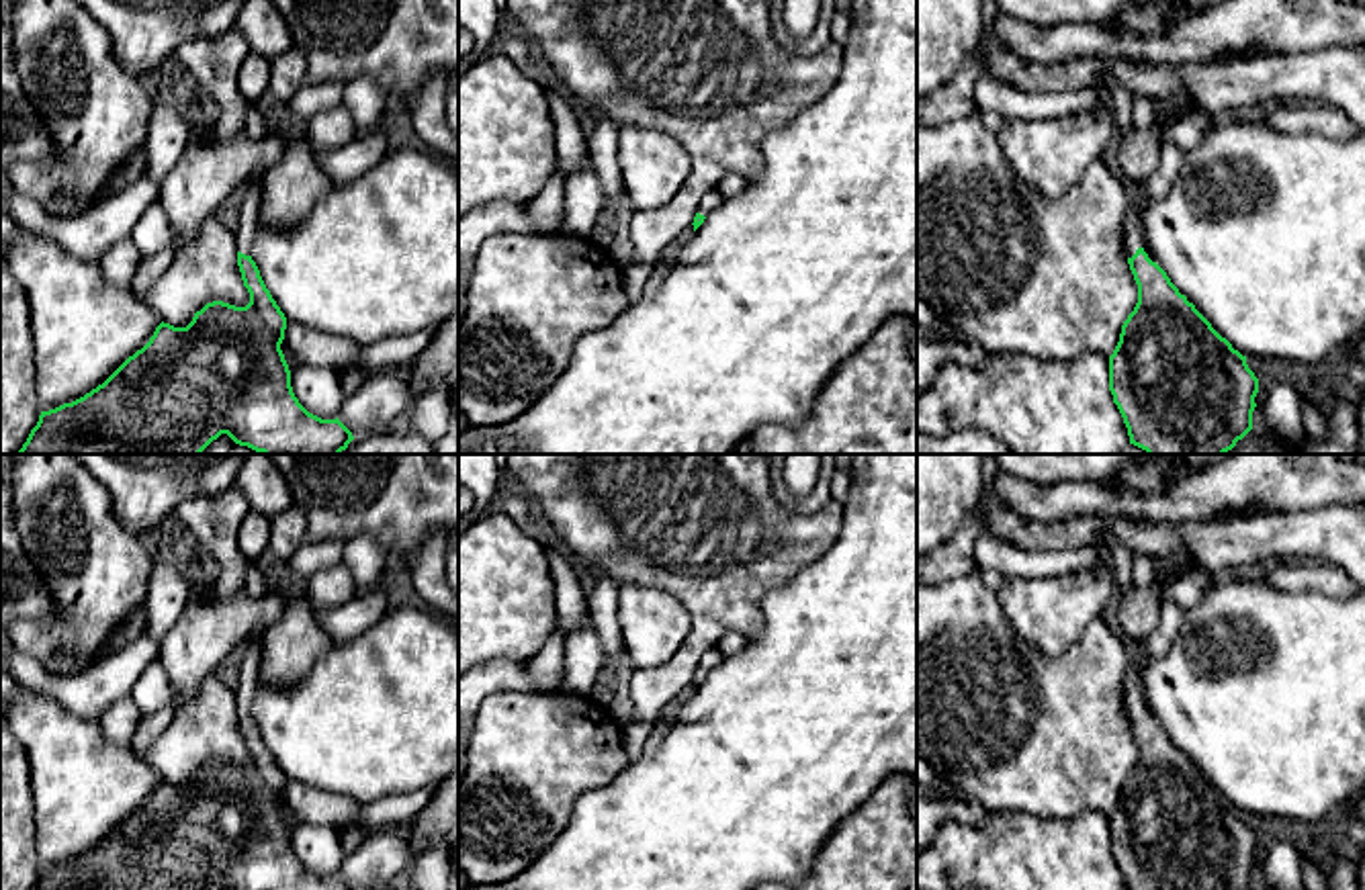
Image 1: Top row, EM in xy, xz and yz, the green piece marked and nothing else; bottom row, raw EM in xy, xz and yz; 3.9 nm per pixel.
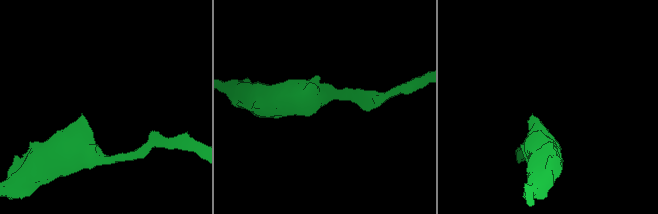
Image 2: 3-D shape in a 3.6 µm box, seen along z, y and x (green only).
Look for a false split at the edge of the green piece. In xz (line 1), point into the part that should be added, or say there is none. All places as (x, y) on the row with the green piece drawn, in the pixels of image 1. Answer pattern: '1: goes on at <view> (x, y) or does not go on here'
1: goes on at xz (713, 199)

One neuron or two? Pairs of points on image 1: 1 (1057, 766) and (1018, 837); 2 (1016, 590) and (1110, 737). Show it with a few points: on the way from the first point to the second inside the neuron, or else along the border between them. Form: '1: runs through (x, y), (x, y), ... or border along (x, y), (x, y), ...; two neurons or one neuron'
1: border along (985, 811), (1077, 817); two neurons
2: border along (1091, 622), (1061, 655), (1042, 655), (1014, 633); two neurons

